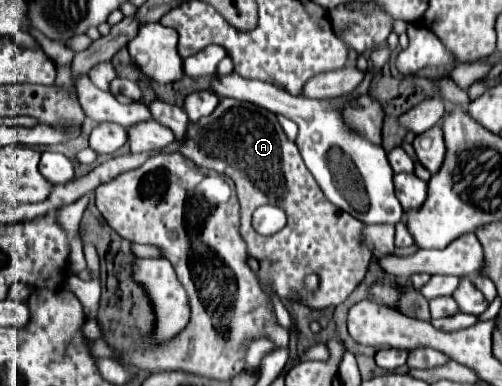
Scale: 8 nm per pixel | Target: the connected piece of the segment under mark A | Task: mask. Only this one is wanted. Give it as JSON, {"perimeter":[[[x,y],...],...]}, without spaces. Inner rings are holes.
{"perimeter":[[[221,98],[211,116],[189,126],[179,152],[199,168],[215,170],[235,182],[241,204],[239,234],[247,244],[247,254],[259,260],[261,282],[269,284],[281,298],[291,298],[291,292],[295,290],[303,304],[311,308],[339,306],[363,280],[371,252],[375,256],[385,256],[395,248],[393,225],[365,226],[325,198],[297,146],[287,140],[277,116],[269,110],[253,106],[251,102]],[[263,204],[277,204],[287,212],[285,228],[271,236],[261,236],[251,226],[255,208]],[[311,272],[321,278],[315,294],[303,290],[303,278]]]}

